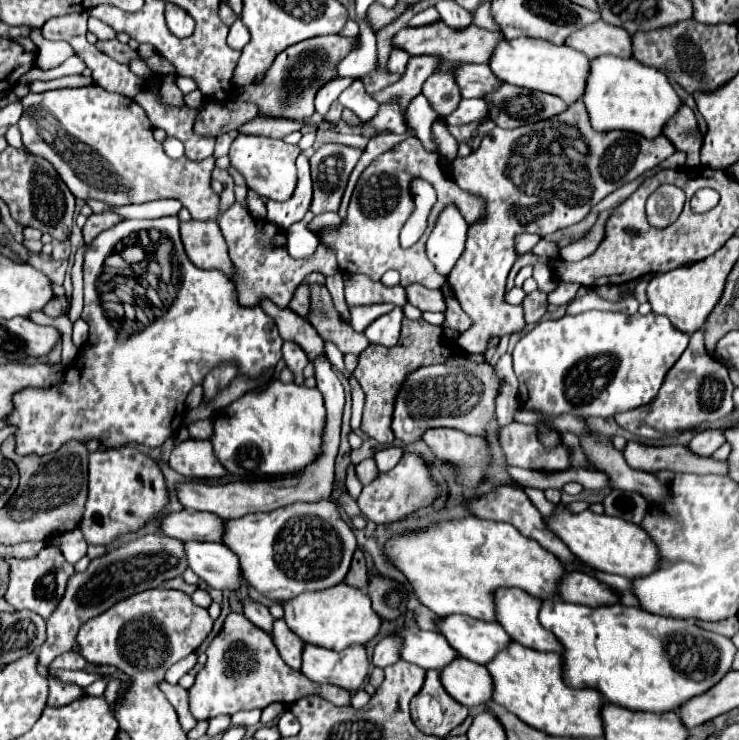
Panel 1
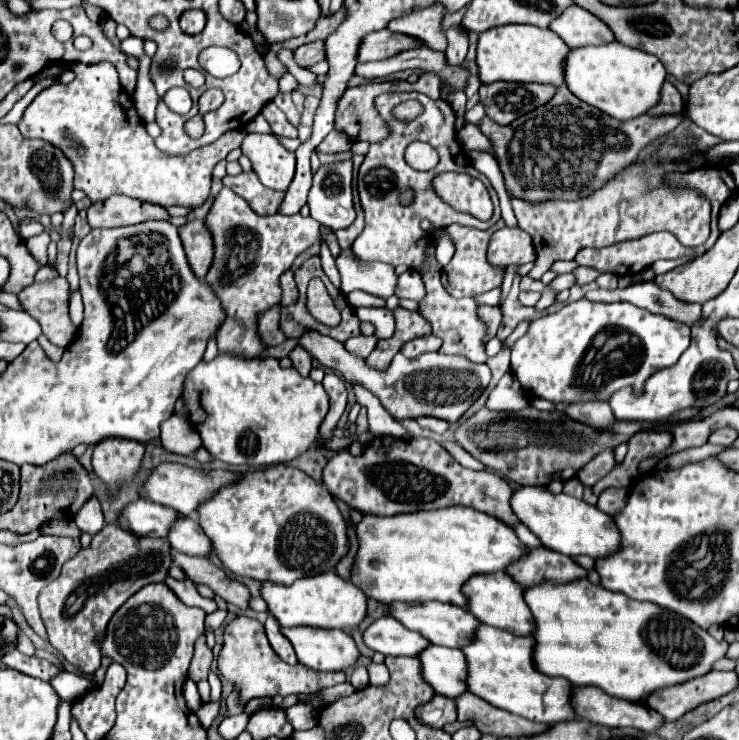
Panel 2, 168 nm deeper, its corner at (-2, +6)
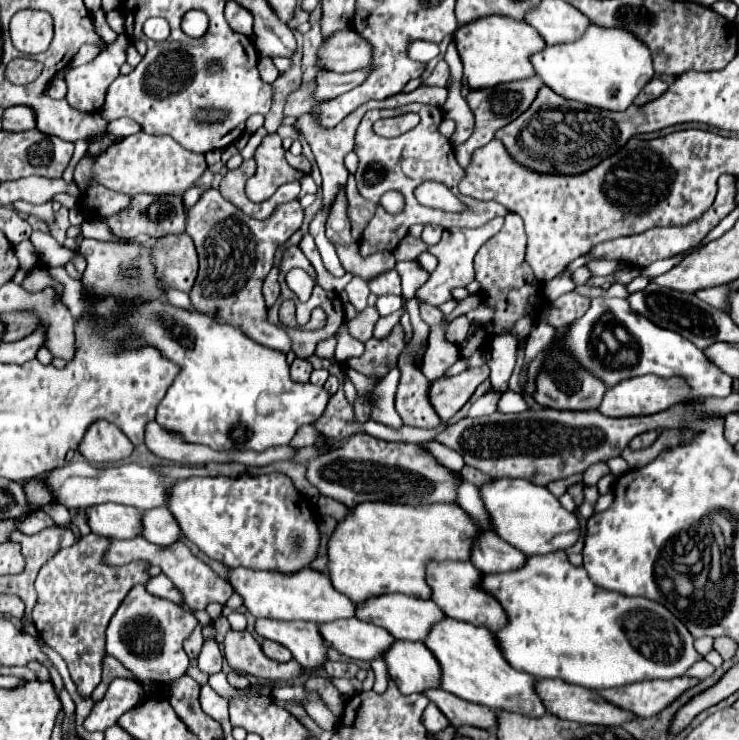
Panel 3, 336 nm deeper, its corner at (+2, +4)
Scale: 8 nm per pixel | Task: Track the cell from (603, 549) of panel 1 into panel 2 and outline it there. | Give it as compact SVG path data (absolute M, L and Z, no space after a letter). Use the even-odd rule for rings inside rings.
M543 486L517 488L511 496L511 510L515 512L517 520L525 524L541 540L545 548L565 556L601 558L601 556L613 554L621 544L619 530L615 528L615 522L611 520L611 516L567 494L551 494Z

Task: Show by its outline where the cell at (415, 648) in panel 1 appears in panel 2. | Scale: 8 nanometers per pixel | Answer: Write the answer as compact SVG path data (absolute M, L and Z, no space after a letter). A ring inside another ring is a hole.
M383 616L367 626L363 632L363 642L373 652L381 652L385 656L417 656L429 646L429 640L403 628L403 624L391 616Z

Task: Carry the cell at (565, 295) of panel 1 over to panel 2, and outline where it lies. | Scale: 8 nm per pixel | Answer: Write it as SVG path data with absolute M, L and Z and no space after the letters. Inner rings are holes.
M579 266L575 270L575 276L577 276L577 286L583 286L583 284L593 282L599 276L599 272L595 272L593 268L587 268L587 266Z

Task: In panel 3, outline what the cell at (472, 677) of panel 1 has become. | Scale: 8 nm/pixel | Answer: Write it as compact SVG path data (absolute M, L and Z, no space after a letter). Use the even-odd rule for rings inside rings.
M397 640L383 660L401 694L417 694L441 686L441 666L423 642Z

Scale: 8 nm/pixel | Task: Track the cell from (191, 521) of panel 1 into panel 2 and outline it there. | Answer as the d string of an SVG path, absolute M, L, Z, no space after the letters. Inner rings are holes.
M133 500L121 510L118 525L124 530L131 530L135 536L163 538L177 518L179 514L171 508L147 500Z

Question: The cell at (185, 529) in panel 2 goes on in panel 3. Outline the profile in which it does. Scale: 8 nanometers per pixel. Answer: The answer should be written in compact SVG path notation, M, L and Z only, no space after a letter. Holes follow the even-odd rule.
M167 508L143 512L143 538L157 546L173 546L181 538L181 526Z

